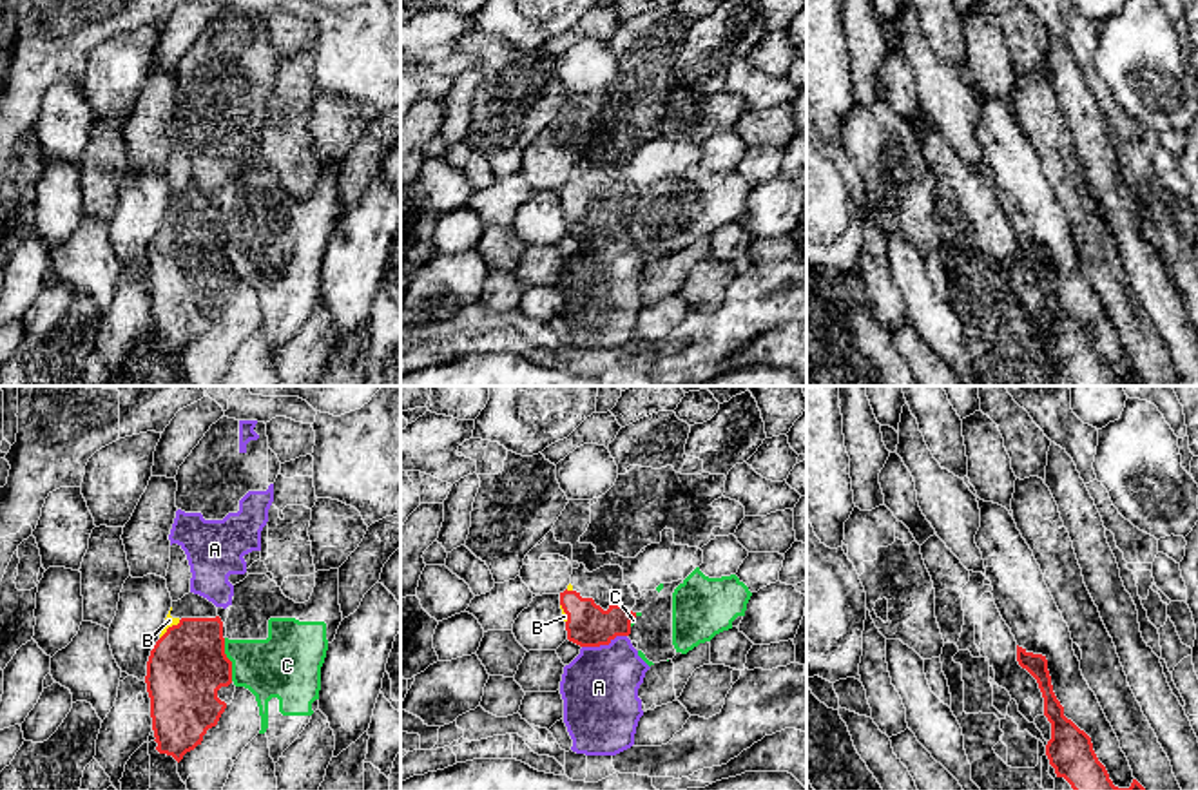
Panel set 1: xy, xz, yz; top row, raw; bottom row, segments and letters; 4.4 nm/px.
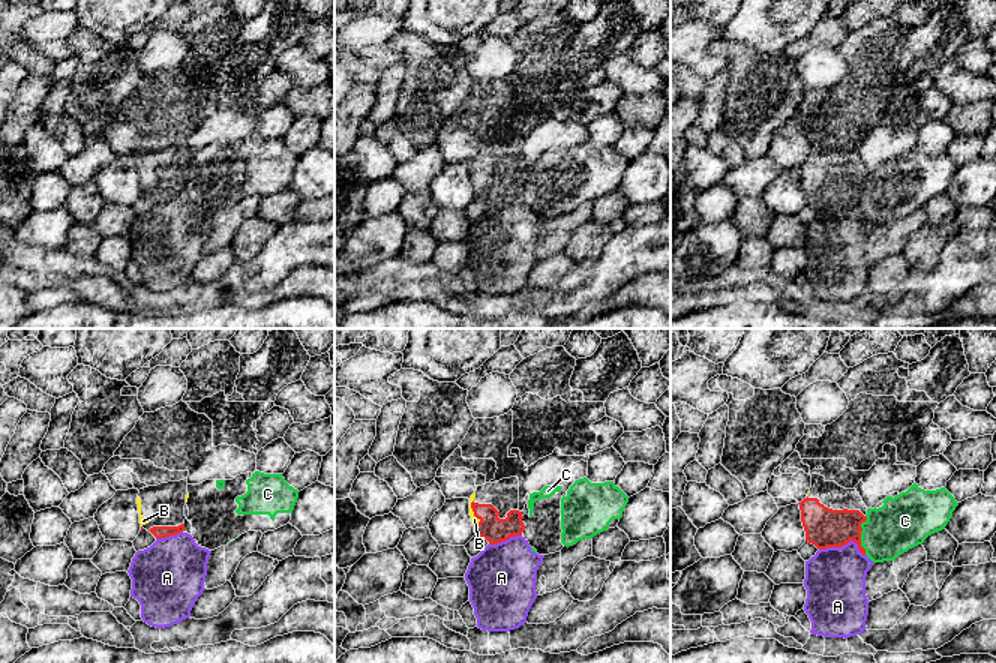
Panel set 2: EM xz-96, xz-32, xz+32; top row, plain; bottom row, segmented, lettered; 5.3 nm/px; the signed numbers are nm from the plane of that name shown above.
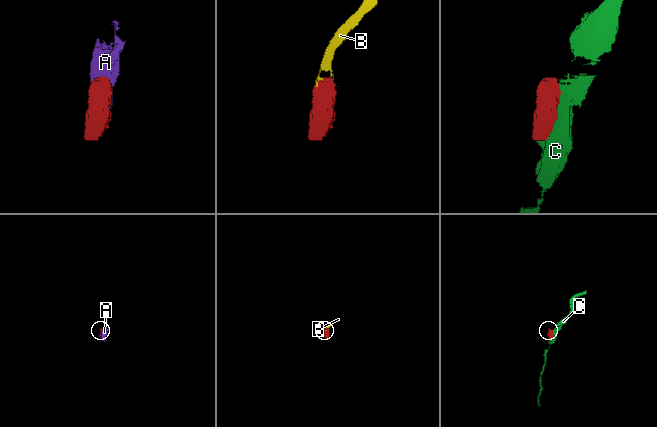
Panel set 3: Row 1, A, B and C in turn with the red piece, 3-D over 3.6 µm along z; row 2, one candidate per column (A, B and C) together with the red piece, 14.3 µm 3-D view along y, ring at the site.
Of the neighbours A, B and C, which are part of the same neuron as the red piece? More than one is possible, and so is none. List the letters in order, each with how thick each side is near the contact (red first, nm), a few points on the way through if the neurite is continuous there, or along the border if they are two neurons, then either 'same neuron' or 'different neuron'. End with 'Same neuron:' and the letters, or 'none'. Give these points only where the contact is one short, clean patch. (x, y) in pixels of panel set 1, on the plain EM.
A: calibres 190 and 340 nm; different neuron
B: calibres 340 and 50 nm; way xy (187, 260), (187, 241), (169, 221), (169, 214); same neuron
C: calibres 340 and 300 nm; different neuron
Same neuron: B

